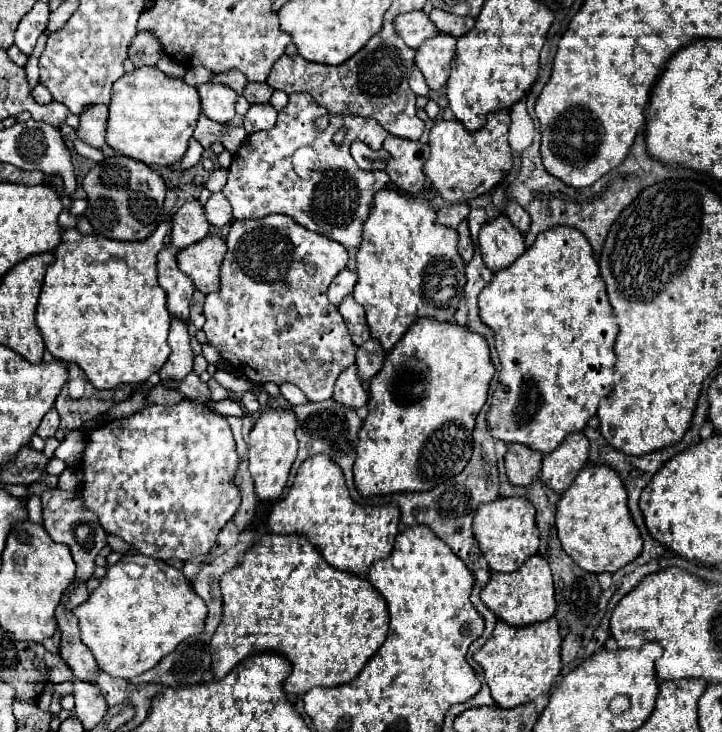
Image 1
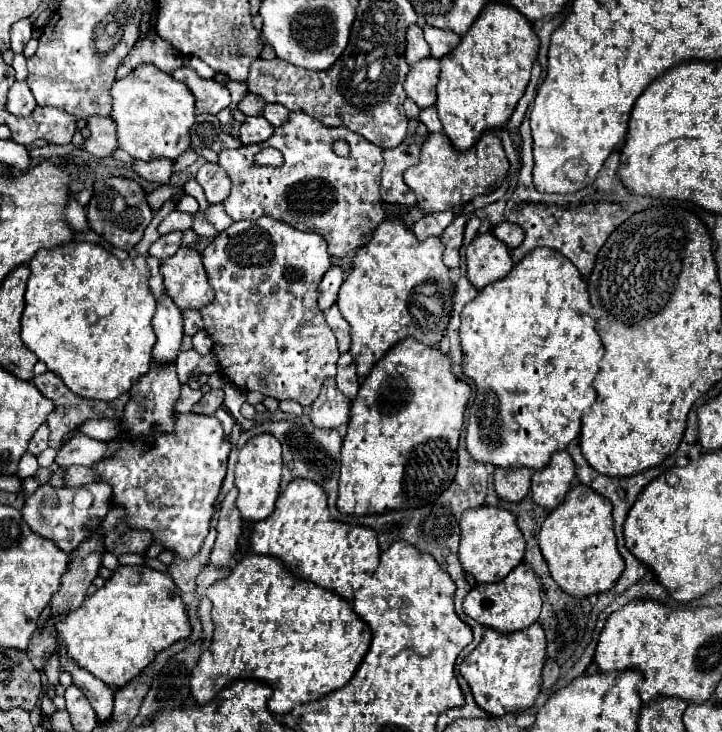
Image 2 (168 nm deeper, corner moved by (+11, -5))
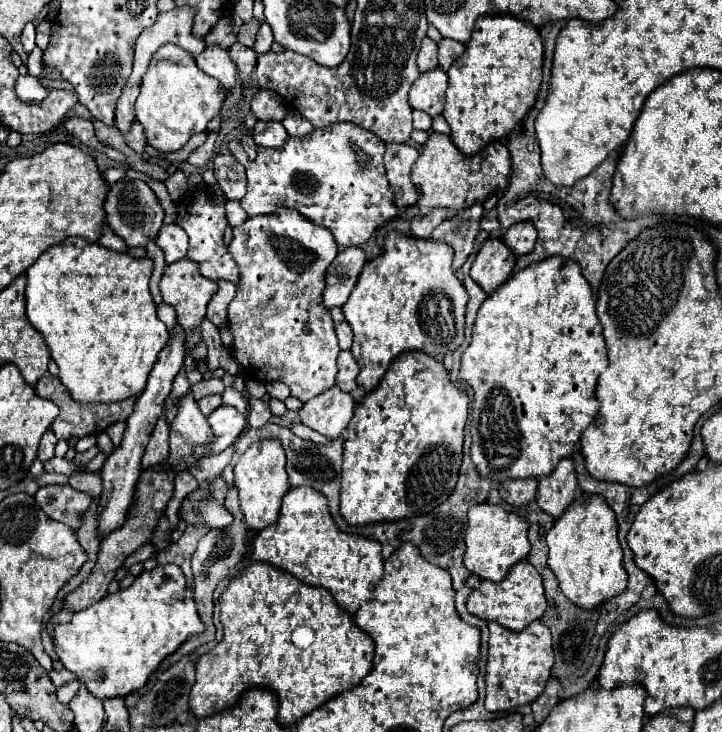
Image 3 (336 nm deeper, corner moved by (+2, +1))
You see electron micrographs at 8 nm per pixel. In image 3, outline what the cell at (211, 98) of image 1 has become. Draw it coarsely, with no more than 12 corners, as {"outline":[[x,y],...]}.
{"outline":[[205,48],[195,64],[219,80],[229,94],[235,88],[235,64],[227,50]]}

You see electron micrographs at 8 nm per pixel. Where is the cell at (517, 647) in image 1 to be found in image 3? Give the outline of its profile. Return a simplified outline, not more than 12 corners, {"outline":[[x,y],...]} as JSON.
{"outline":[[489,624],[485,708],[533,702],[553,666],[551,632]]}

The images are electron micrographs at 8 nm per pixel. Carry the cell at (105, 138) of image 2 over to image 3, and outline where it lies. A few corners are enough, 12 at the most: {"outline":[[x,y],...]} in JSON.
{"outline":[[139,122],[123,134],[129,148],[139,154],[145,148],[145,136]]}

